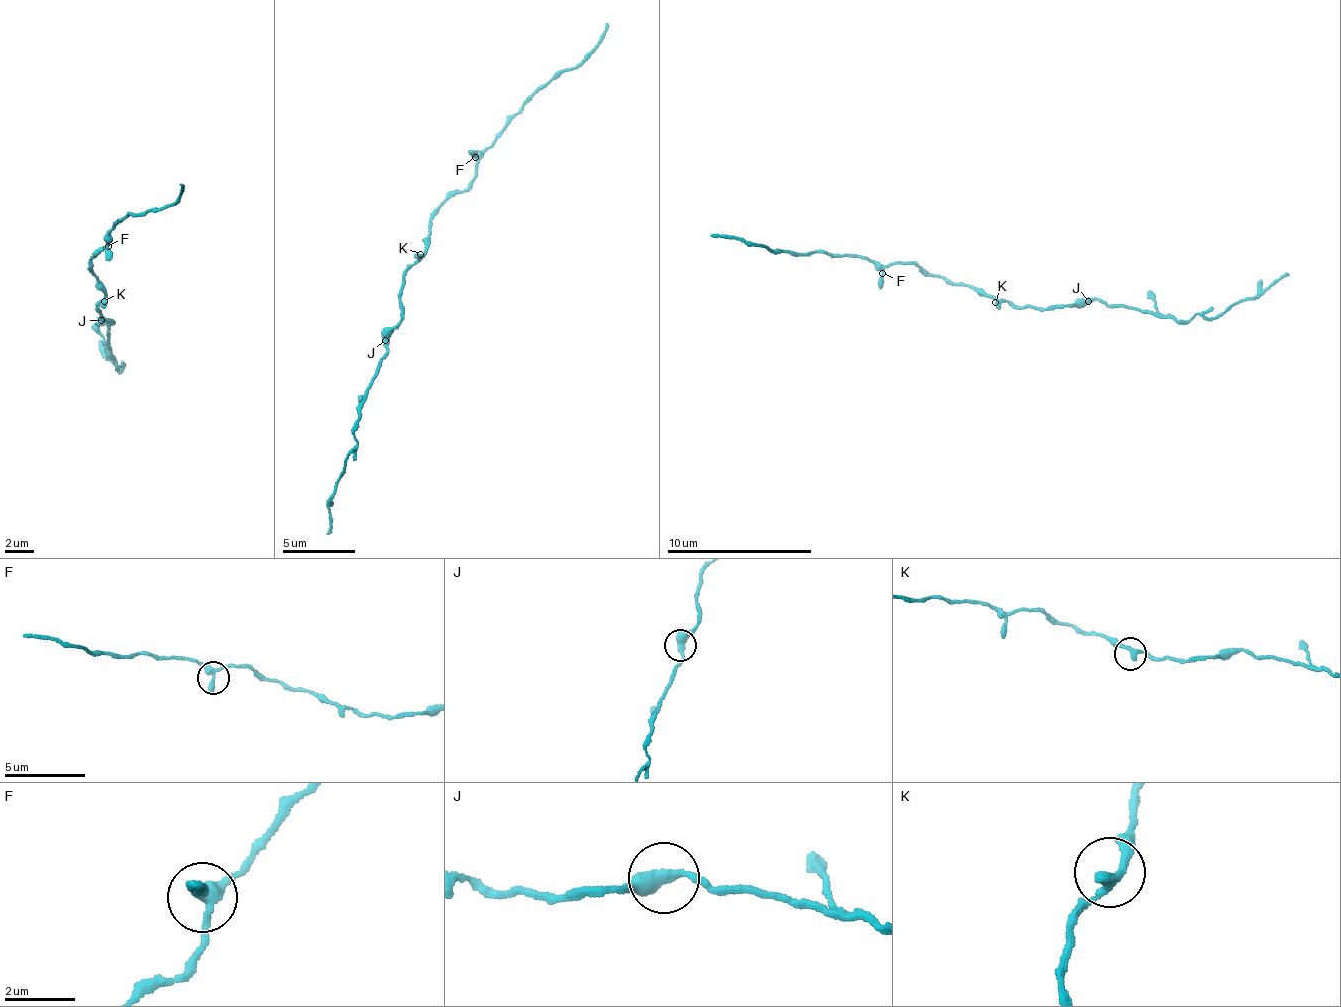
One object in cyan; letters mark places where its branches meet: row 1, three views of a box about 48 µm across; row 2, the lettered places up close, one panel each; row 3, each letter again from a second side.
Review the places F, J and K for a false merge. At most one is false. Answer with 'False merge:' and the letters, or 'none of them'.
False merge: none of them

